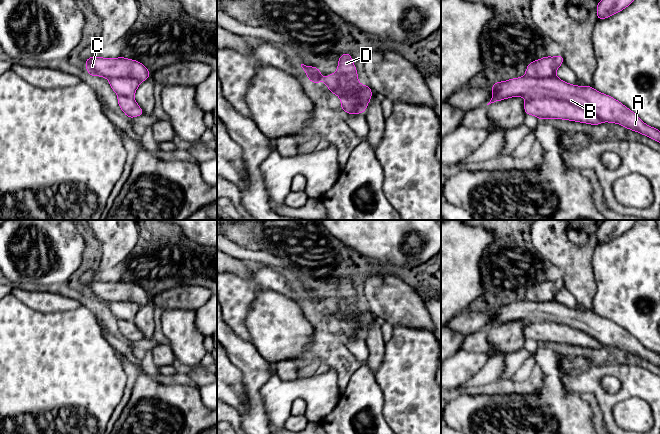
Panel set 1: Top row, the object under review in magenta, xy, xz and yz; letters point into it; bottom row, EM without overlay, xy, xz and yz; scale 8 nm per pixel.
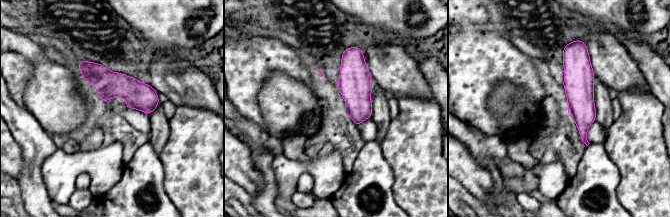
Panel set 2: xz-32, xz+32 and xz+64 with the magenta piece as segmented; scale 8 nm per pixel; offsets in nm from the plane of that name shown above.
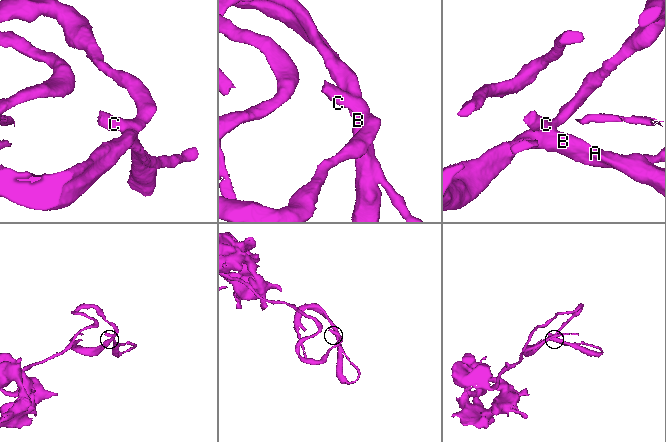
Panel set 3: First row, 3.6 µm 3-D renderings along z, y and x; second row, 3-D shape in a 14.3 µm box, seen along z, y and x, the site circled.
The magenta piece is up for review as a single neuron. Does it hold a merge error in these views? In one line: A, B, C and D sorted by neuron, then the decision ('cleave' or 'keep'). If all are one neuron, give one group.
A B C D; keep

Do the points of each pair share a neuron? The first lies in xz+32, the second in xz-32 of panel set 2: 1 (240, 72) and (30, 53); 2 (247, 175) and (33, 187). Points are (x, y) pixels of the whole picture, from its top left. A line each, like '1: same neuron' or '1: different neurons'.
1: different neurons
2: different neurons

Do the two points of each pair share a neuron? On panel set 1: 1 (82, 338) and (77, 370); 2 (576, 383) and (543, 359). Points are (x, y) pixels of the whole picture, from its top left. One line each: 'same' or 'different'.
1: same
2: different

